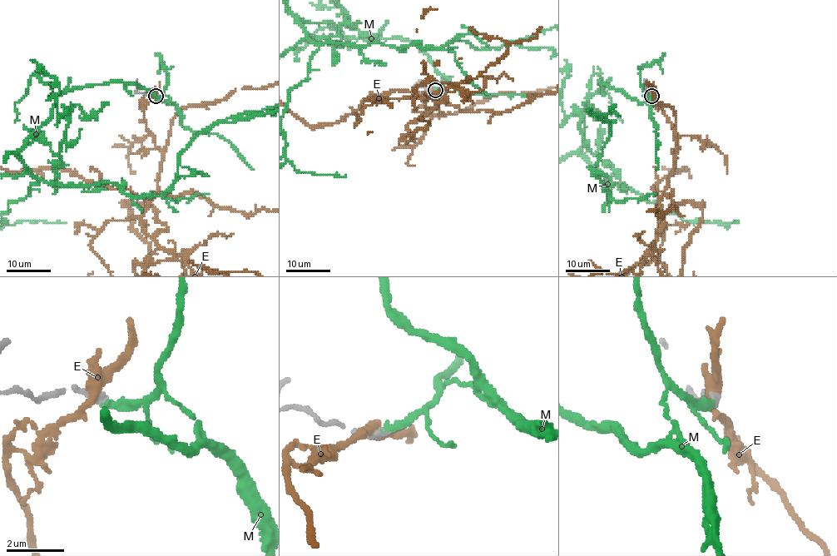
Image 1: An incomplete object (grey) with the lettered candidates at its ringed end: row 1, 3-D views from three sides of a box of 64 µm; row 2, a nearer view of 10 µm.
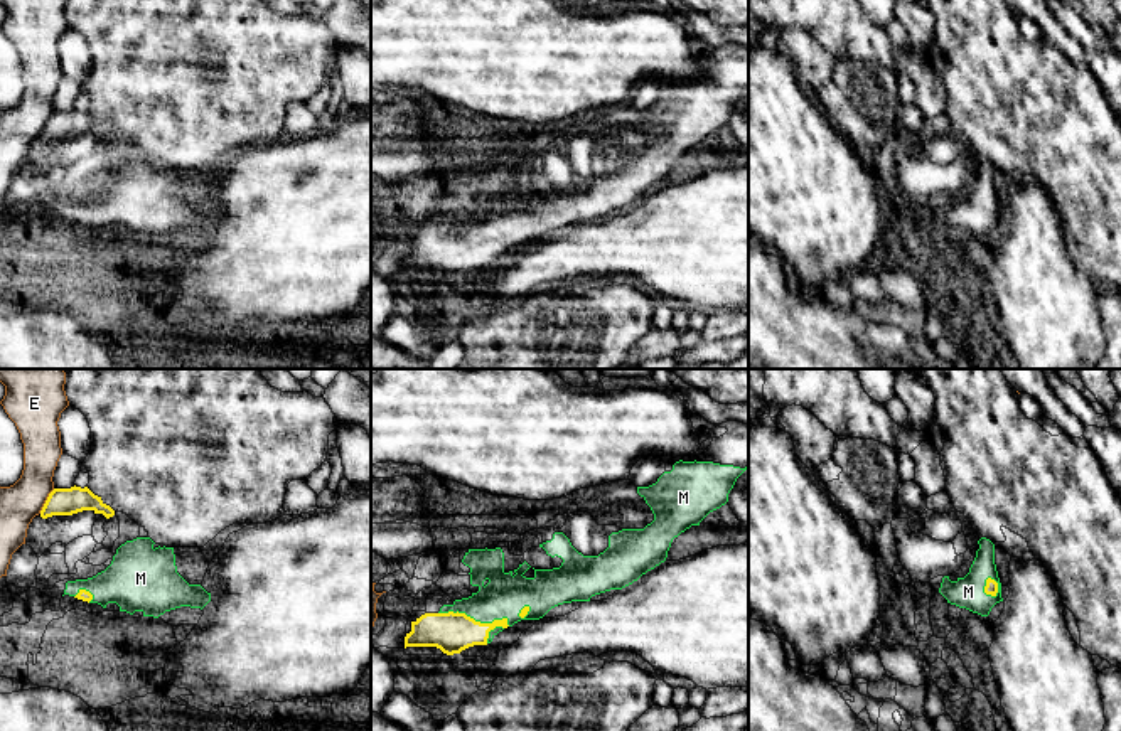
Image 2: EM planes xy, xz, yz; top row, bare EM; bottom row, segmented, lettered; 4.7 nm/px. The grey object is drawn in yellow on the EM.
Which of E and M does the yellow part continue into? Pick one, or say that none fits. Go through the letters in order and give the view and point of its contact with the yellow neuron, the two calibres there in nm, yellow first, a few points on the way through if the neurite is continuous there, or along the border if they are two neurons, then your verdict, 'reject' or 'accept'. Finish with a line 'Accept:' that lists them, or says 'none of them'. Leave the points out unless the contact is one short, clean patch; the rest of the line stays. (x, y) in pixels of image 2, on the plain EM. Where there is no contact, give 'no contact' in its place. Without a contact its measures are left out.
E: contact xy (46, 123); calibres 130 and 190 nm; reject
M: contact xz (474, 243); calibres 190 and 200 nm; accept
Accept: M

